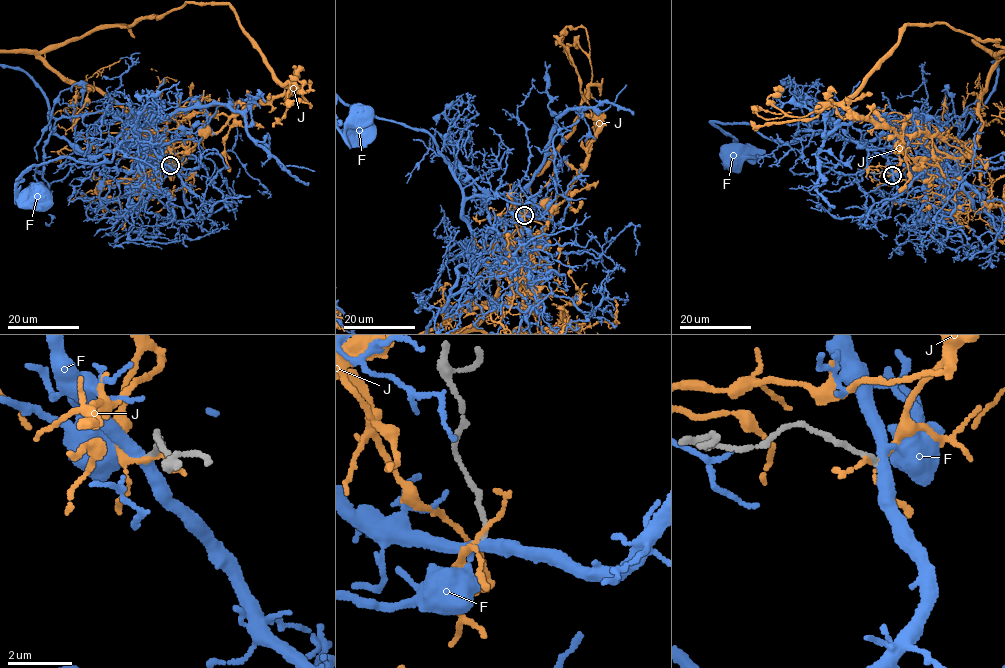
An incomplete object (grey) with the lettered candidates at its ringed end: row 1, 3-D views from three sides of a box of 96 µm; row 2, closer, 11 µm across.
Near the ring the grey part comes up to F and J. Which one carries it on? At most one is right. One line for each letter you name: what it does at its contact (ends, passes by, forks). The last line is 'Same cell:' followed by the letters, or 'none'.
Same cell: none

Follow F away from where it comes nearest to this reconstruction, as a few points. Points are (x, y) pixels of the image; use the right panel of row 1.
F: (892, 174), (880, 149), (826, 132), (784, 143), (750, 124), (715, 122), (742, 153), (732, 166), (730, 160)

